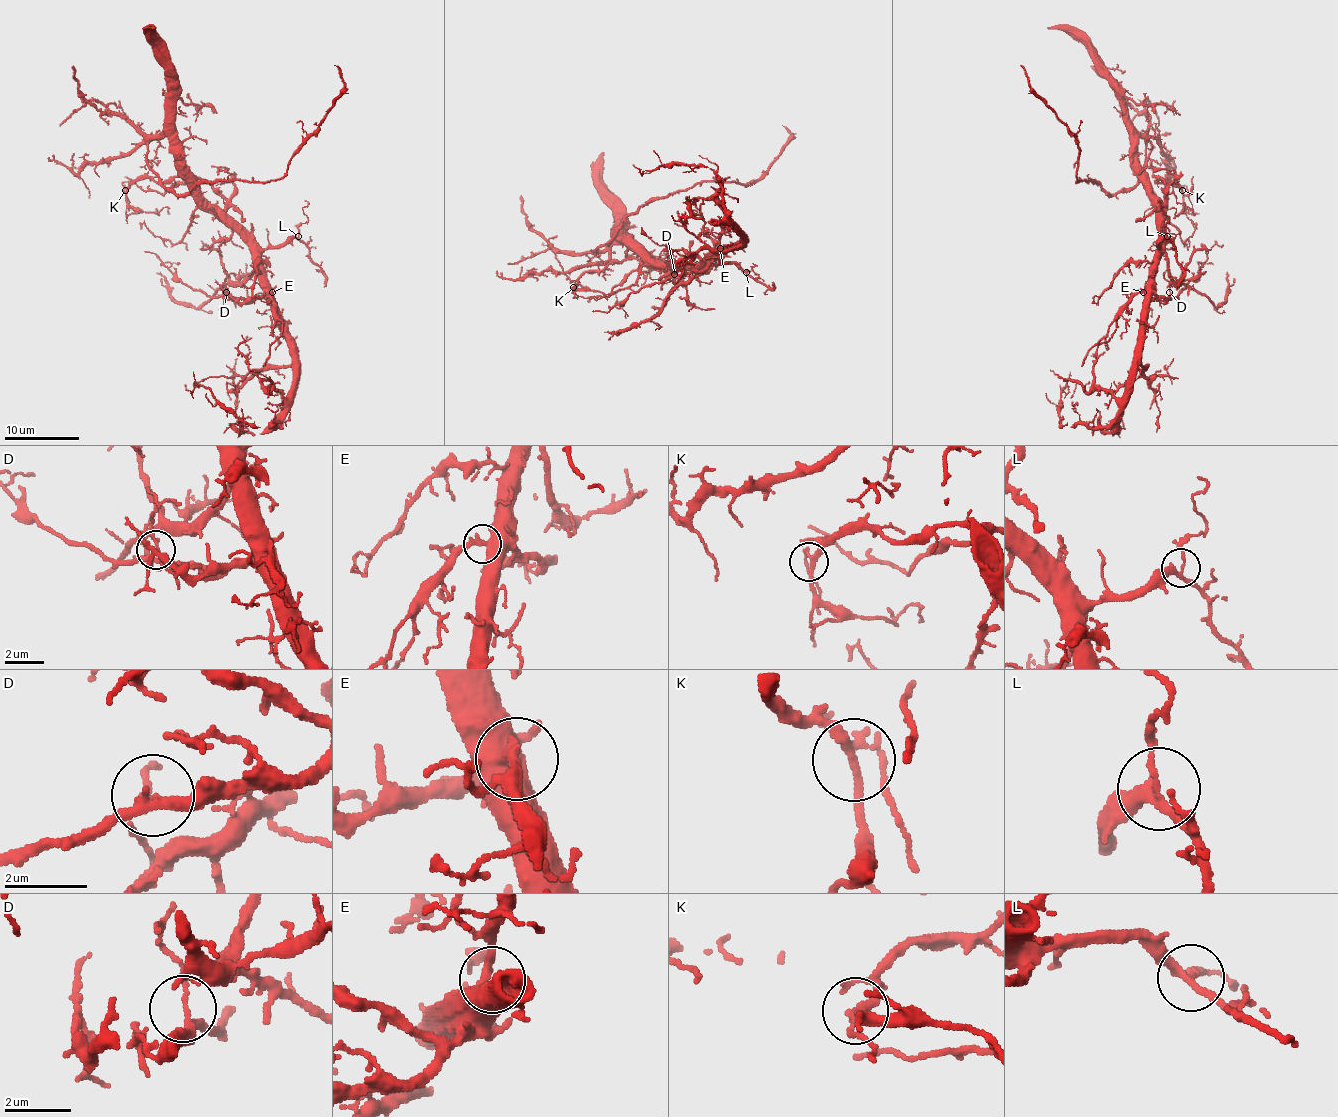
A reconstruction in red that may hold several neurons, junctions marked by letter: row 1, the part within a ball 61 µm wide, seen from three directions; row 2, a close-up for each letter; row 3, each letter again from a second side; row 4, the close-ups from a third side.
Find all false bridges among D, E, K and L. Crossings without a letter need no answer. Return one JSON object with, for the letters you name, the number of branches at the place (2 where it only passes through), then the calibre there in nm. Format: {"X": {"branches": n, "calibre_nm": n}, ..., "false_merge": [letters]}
{"false_merge": []}

